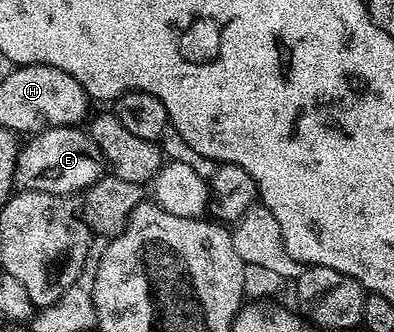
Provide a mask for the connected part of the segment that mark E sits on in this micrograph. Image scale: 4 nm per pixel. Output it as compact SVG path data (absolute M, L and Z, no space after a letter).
M79 126L55 127L33 135L21 146L16 162L17 188L41 191L51 195L71 196L72 191L83 192L105 174L106 164L98 145L89 137L87 130Z

